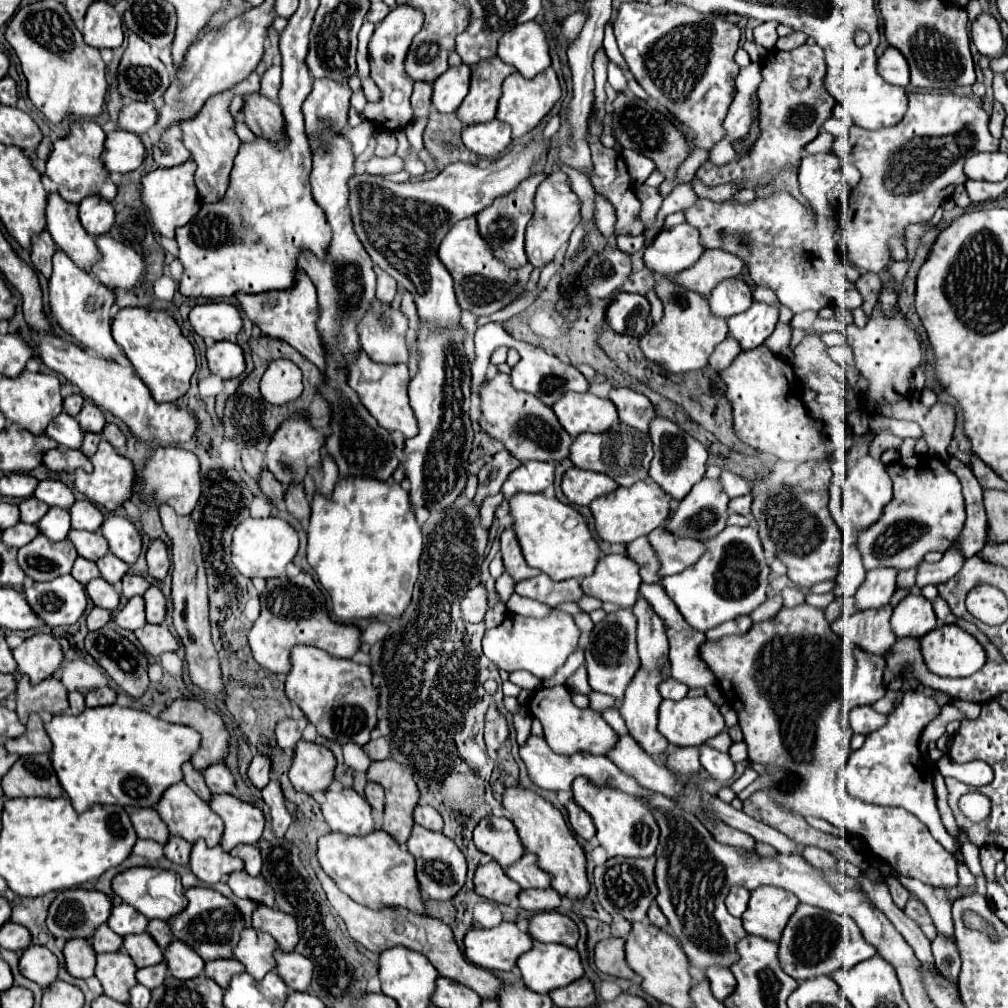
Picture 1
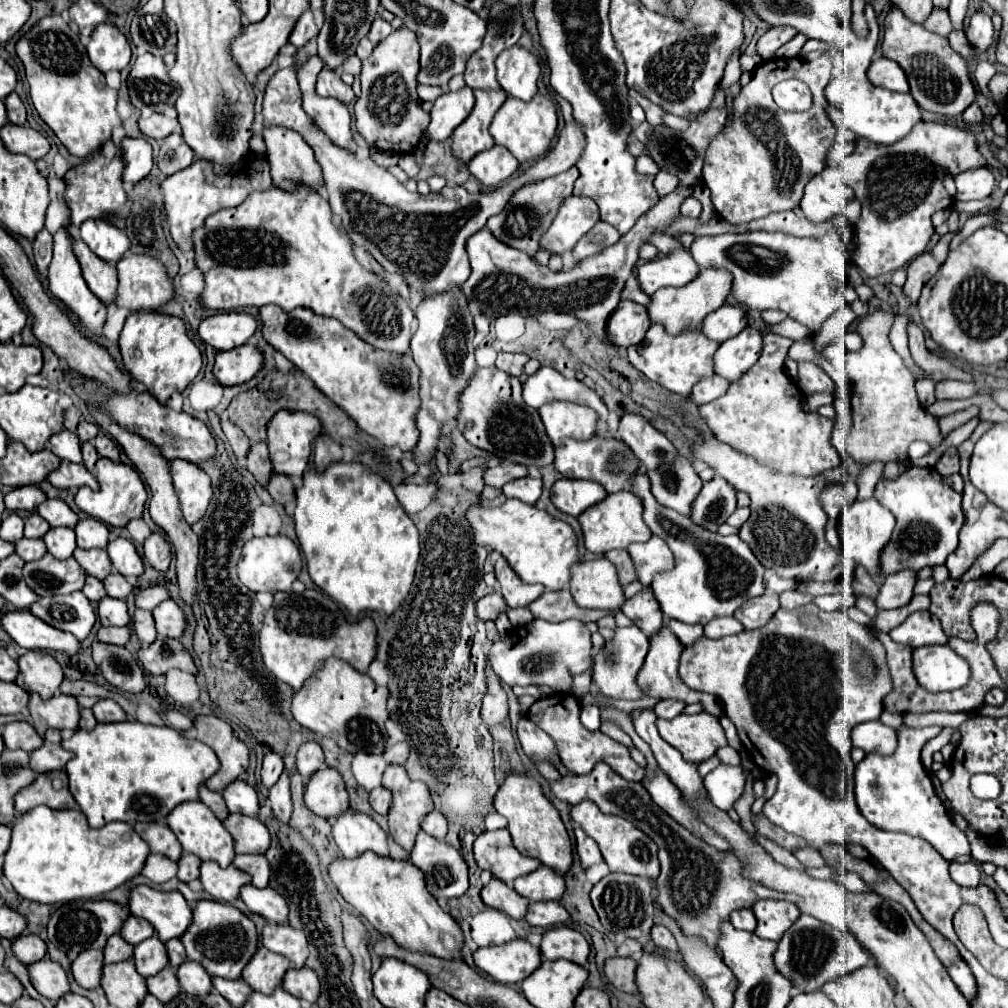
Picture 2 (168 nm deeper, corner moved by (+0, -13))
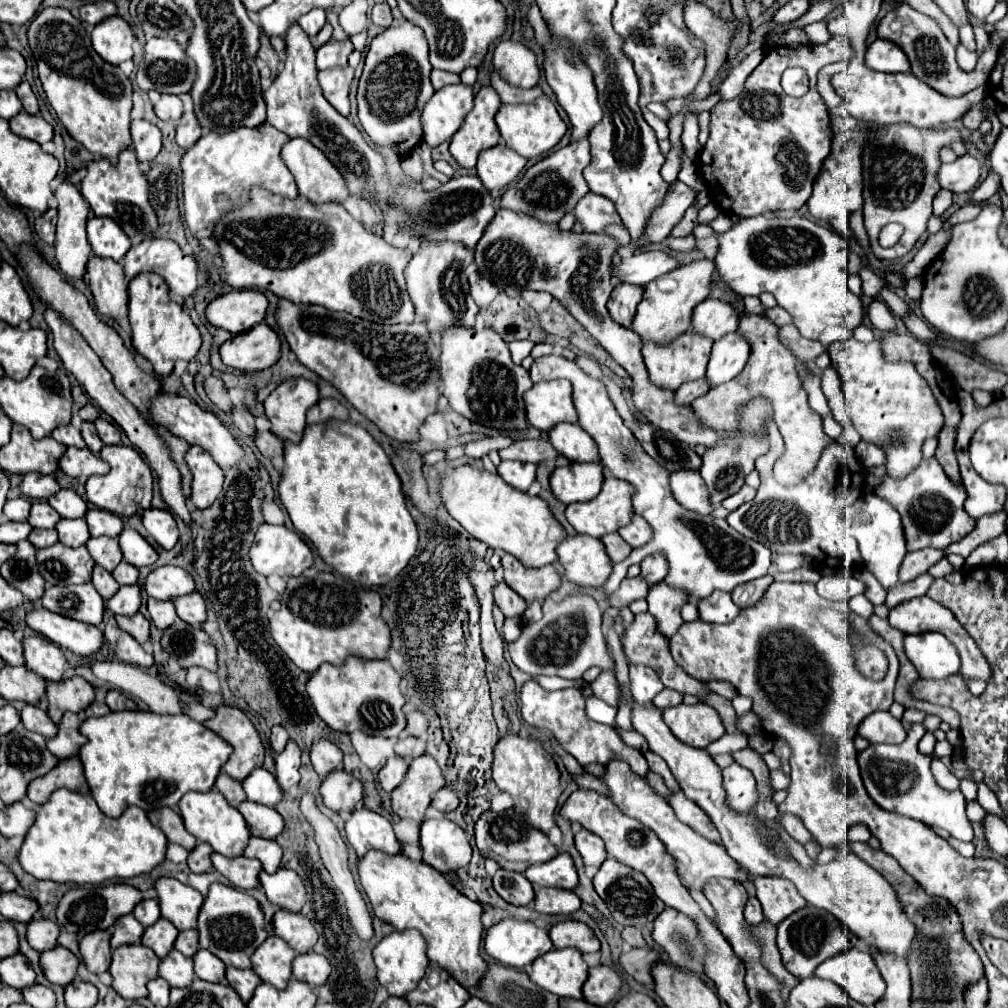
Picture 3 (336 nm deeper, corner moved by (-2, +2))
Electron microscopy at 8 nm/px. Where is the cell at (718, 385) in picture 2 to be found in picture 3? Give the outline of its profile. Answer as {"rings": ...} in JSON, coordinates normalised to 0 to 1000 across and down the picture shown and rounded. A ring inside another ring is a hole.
{"rings":[[[699,375],[689,377],[689,379],[680,379],[680,381],[676,381],[676,385],[672,385],[668,399],[672,403],[684,403],[689,395],[693,395],[701,389],[703,389],[703,381],[699,379]]]}

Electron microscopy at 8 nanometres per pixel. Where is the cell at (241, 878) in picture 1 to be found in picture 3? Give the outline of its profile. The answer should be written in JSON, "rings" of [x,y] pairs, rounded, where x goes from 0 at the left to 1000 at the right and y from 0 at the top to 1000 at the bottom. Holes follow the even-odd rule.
{"rings":[[[277,861],[273,867],[259,865],[257,873],[269,897],[281,903],[289,903],[289,905],[297,905],[301,901],[303,879],[299,877],[299,871],[295,869],[295,865]]]}

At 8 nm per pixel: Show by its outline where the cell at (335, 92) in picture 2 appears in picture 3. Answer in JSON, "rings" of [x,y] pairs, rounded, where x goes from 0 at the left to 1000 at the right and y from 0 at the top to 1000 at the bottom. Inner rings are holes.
{"rings":[[[326,40],[314,50],[314,69],[324,69],[328,65],[342,65],[348,50],[350,50],[348,40],[340,40],[340,42]]]}

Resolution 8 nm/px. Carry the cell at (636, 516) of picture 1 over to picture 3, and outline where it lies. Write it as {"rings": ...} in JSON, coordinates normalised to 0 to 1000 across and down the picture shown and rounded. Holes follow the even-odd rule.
{"rings":[[[606,472],[600,474],[596,488],[588,496],[564,500],[561,512],[574,530],[598,534],[624,520],[624,514],[628,512],[626,490],[626,480]]]}

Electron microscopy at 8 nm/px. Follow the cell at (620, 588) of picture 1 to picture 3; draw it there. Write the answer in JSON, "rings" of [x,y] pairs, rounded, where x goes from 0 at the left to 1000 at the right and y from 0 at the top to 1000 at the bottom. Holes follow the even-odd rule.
{"rings":[[[563,532],[553,542],[553,552],[561,563],[561,573],[576,581],[598,581],[608,563],[596,536],[588,532]]]}

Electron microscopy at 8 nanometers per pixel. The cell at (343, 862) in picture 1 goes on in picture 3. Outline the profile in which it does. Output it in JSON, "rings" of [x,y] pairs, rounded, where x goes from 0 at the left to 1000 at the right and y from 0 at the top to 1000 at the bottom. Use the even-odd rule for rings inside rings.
{"rings":[[[368,843],[366,849],[360,849],[356,853],[354,861],[356,861],[360,883],[366,889],[374,911],[386,915],[392,923],[404,923],[404,921],[416,923],[420,927],[420,931],[424,933],[424,950],[428,956],[443,962],[461,980],[475,978],[475,972],[483,964],[483,954],[477,950],[477,942],[475,942],[477,927],[479,927],[479,917],[477,917],[479,901],[475,895],[469,895],[469,893],[461,891],[457,885],[453,885],[449,881],[449,877],[445,877],[438,865],[434,865],[432,861],[426,861],[426,857],[410,855],[408,851],[404,851],[400,847],[386,849],[382,845]]]}

